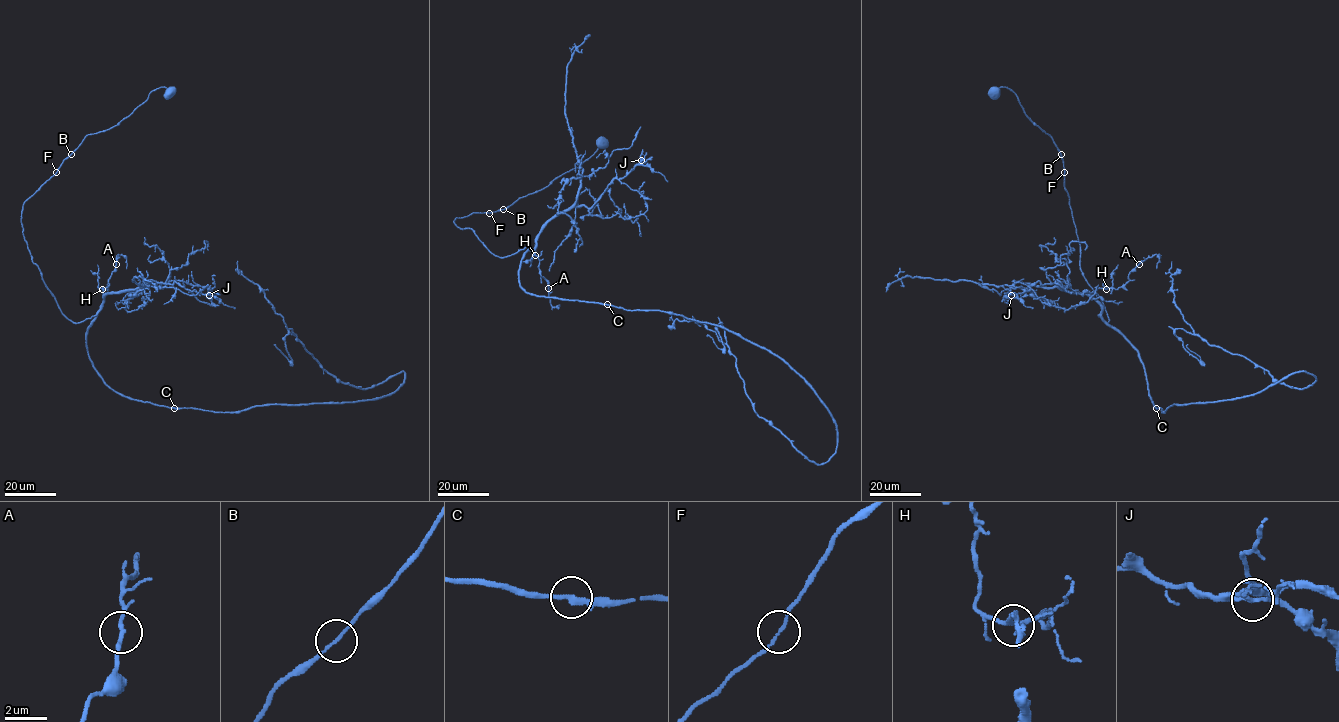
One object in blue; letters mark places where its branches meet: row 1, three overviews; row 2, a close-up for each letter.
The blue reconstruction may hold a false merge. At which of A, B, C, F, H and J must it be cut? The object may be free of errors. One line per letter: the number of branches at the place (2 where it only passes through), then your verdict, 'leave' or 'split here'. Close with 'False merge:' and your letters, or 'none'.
A: 2 branches meet; leave
B: 2 branches meet; leave
C: 2 branches meet; leave
F: 2 branches meet; leave
H: 3 branches meet; leave
J: 3 branches meet; leave
False merge: none

